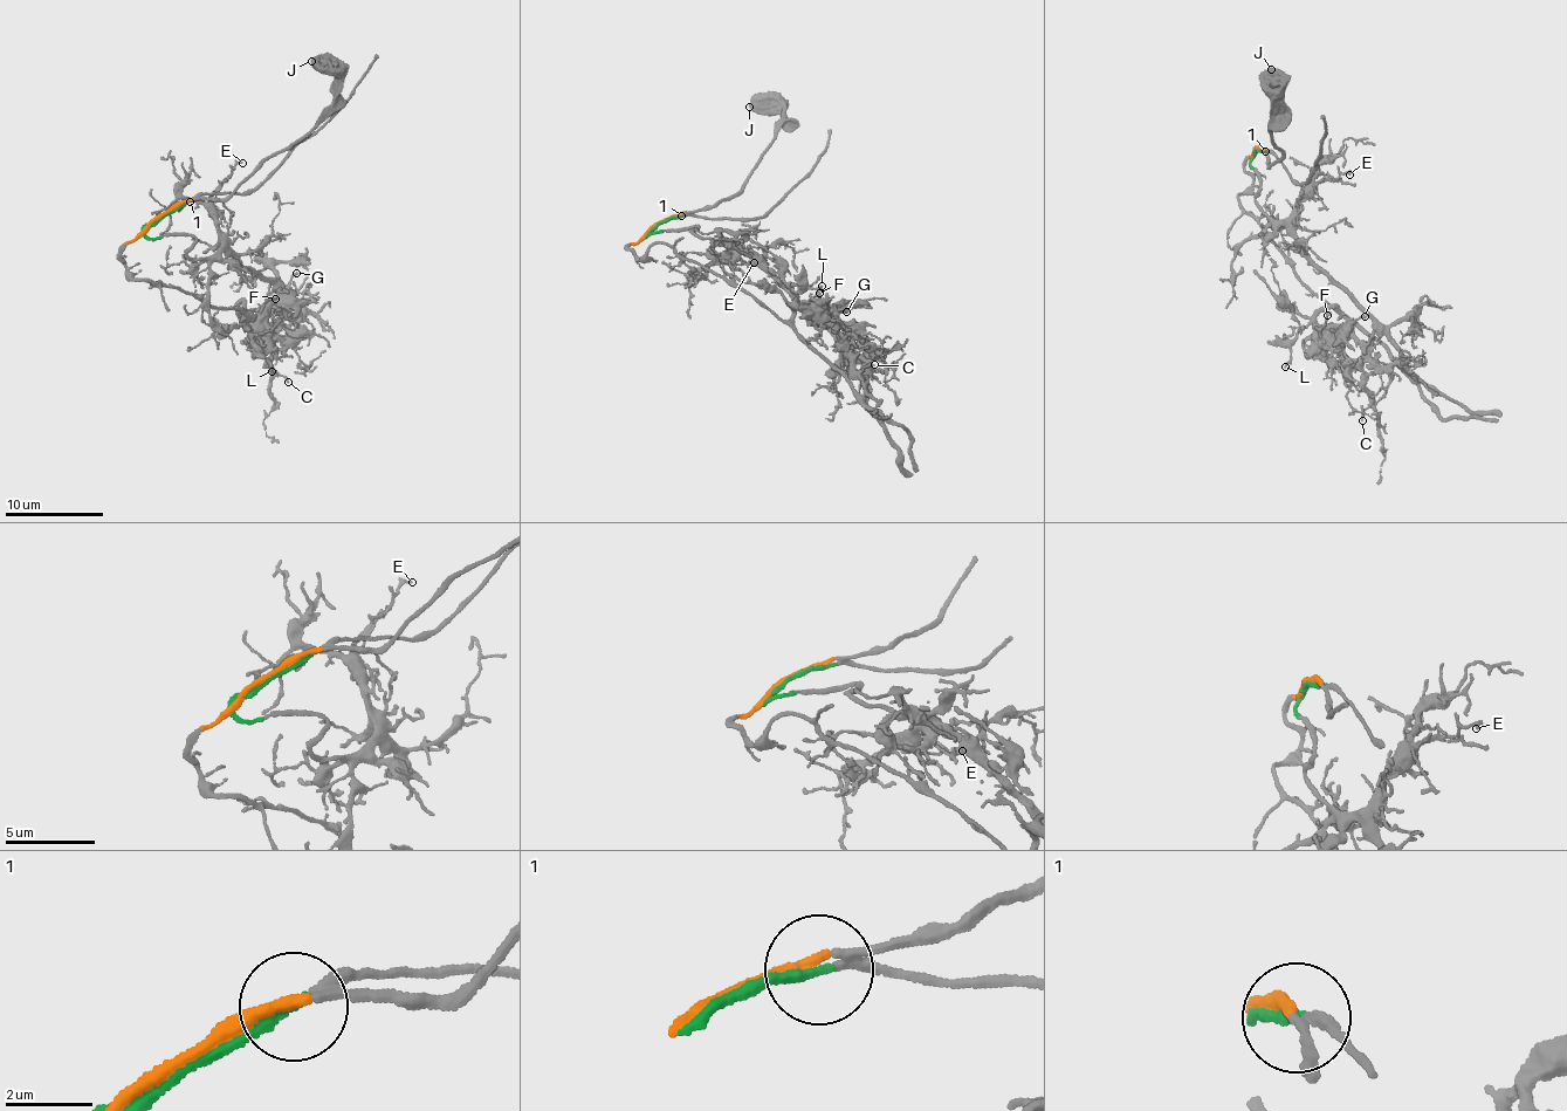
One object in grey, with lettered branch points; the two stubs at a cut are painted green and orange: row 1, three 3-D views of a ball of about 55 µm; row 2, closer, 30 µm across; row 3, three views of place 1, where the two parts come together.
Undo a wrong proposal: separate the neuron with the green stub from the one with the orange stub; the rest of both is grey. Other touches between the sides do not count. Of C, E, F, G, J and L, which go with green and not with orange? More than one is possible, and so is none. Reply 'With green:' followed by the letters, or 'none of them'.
With green: E

